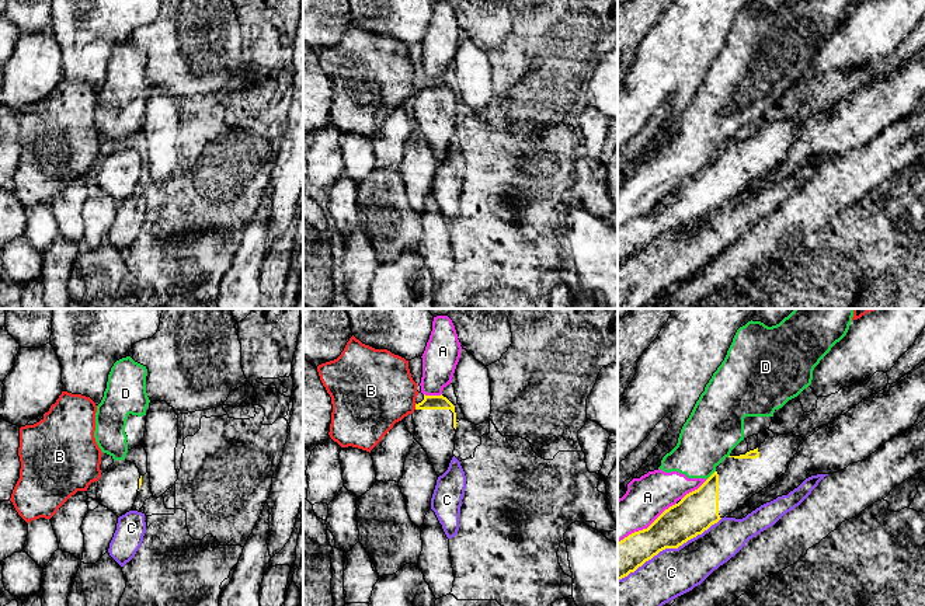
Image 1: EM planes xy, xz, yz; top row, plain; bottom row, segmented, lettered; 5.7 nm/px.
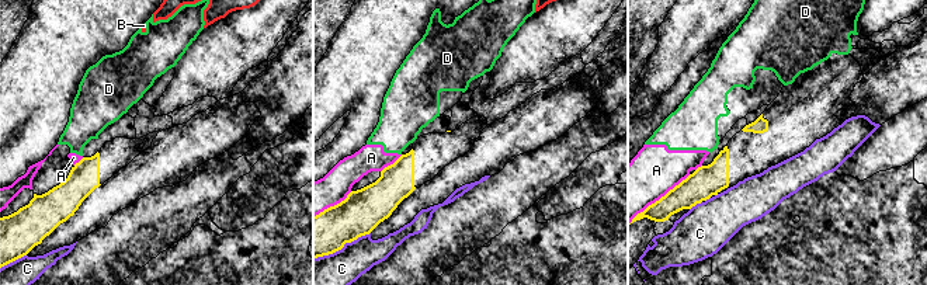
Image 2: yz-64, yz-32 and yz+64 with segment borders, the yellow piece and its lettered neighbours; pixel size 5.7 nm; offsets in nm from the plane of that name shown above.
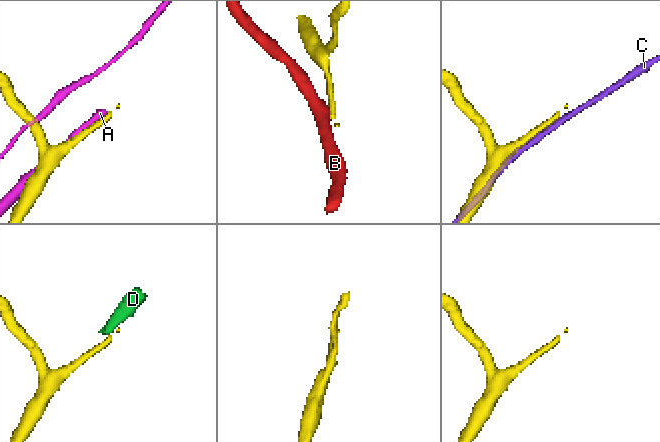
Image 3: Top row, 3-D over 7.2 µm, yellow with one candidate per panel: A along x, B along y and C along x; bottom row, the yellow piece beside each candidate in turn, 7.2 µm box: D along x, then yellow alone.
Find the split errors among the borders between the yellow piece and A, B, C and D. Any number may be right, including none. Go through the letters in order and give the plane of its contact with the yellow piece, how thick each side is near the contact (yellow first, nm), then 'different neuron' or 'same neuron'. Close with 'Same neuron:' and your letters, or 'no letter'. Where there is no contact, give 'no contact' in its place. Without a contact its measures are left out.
A: yz | 220/240 nm | different neuron
B: xz | 80/440 nm | different neuron
C: yz | 220/280 nm | different neuron
D: yz | 220/320 nm | different neuron
Same neuron: no letter

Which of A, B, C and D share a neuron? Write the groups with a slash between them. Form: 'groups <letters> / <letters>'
groups A D / B / C

